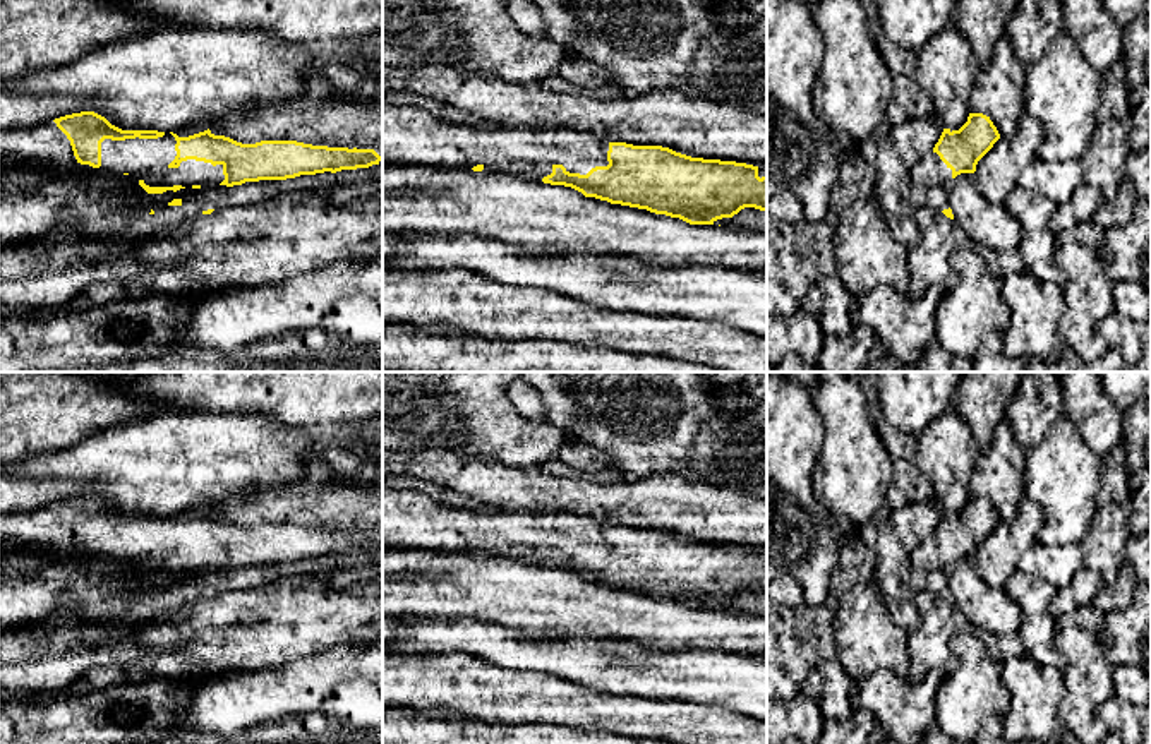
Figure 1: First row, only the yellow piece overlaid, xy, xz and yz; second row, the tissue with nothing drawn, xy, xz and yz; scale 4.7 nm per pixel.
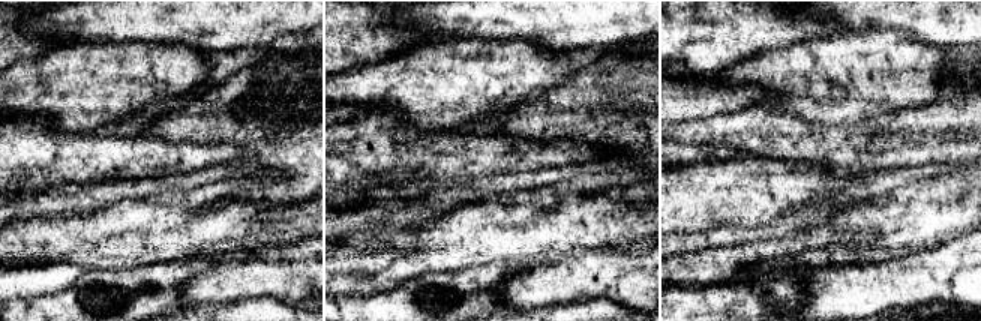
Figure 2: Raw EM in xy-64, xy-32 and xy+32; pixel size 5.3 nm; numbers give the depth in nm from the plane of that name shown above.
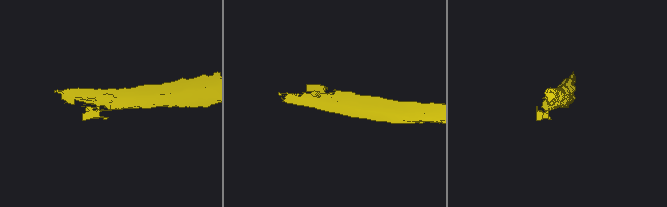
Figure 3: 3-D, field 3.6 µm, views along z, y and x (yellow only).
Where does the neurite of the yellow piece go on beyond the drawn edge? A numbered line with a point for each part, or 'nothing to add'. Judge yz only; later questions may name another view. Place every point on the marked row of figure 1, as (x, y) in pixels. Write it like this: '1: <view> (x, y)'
1: yz (930, 170)

